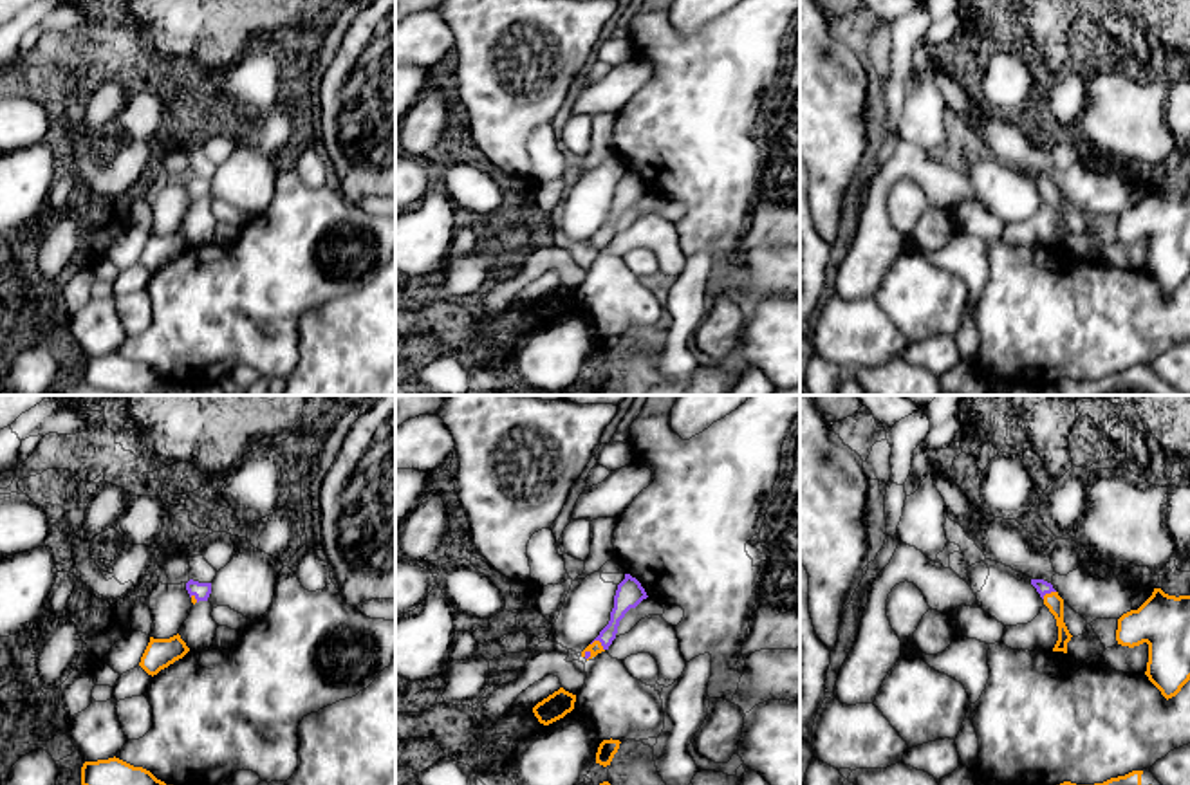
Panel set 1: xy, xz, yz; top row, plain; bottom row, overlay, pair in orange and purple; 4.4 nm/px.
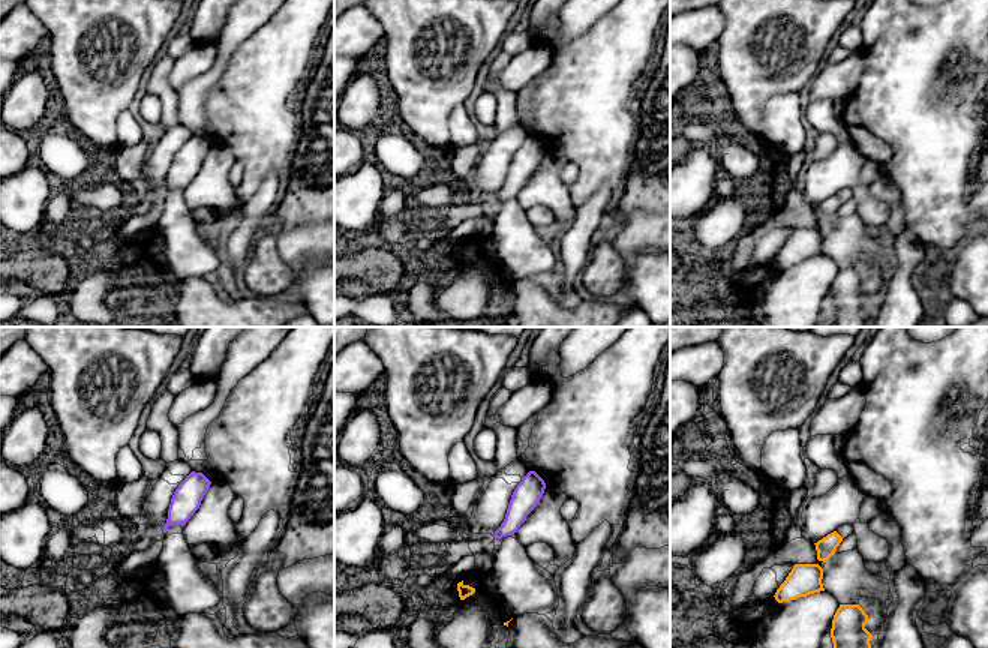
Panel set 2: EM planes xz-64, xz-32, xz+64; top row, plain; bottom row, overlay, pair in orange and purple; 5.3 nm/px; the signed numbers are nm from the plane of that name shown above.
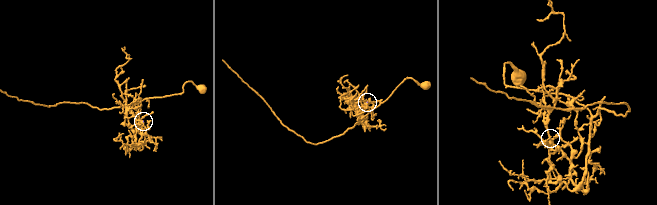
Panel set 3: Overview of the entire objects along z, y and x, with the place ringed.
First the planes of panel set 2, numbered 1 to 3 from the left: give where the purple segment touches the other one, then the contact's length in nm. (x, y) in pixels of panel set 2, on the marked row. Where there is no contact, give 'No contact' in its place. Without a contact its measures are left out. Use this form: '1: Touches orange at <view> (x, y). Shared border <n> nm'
1: No contact
2: No contact
3: No contact

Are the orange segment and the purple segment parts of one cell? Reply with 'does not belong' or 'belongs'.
belongs

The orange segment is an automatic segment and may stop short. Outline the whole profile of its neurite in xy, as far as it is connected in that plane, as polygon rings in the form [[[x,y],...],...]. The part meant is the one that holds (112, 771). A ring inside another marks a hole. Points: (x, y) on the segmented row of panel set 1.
[[[119,758],[85,762],[81,785],[166,785],[150,771],[134,767]]]

